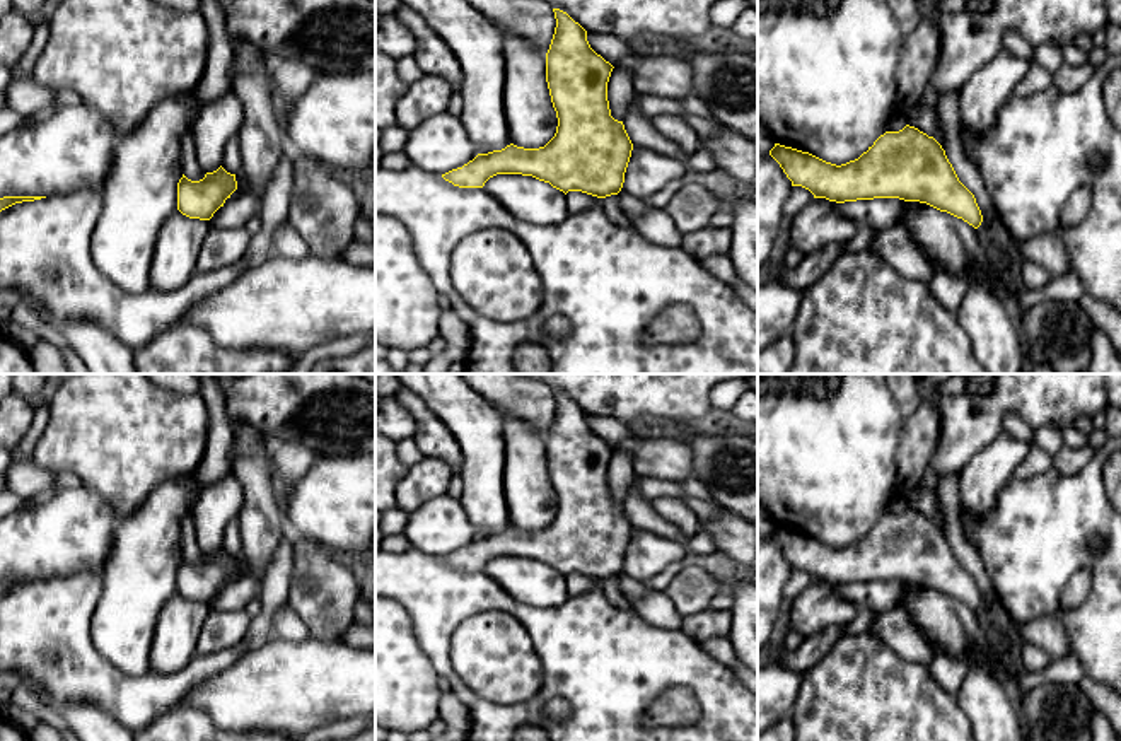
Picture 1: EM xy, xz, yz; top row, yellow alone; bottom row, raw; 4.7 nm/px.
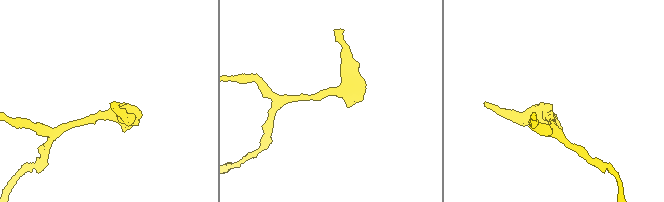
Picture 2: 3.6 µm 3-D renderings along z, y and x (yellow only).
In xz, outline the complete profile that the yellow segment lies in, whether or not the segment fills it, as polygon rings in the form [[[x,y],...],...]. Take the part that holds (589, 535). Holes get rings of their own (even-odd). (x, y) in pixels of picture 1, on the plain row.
[[[553,391],[556,410],[546,435],[546,464],[556,493],[555,519],[539,531],[514,526],[478,536],[442,560],[459,570],[483,570],[497,557],[522,557],[563,574],[597,581],[618,577],[633,526],[623,504],[611,499],[607,464],[613,447],[597,437],[587,413]]]

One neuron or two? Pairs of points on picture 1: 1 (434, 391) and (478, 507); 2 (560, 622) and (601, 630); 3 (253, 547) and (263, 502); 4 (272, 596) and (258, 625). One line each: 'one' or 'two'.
1: one
2: one
3: one
4: one

